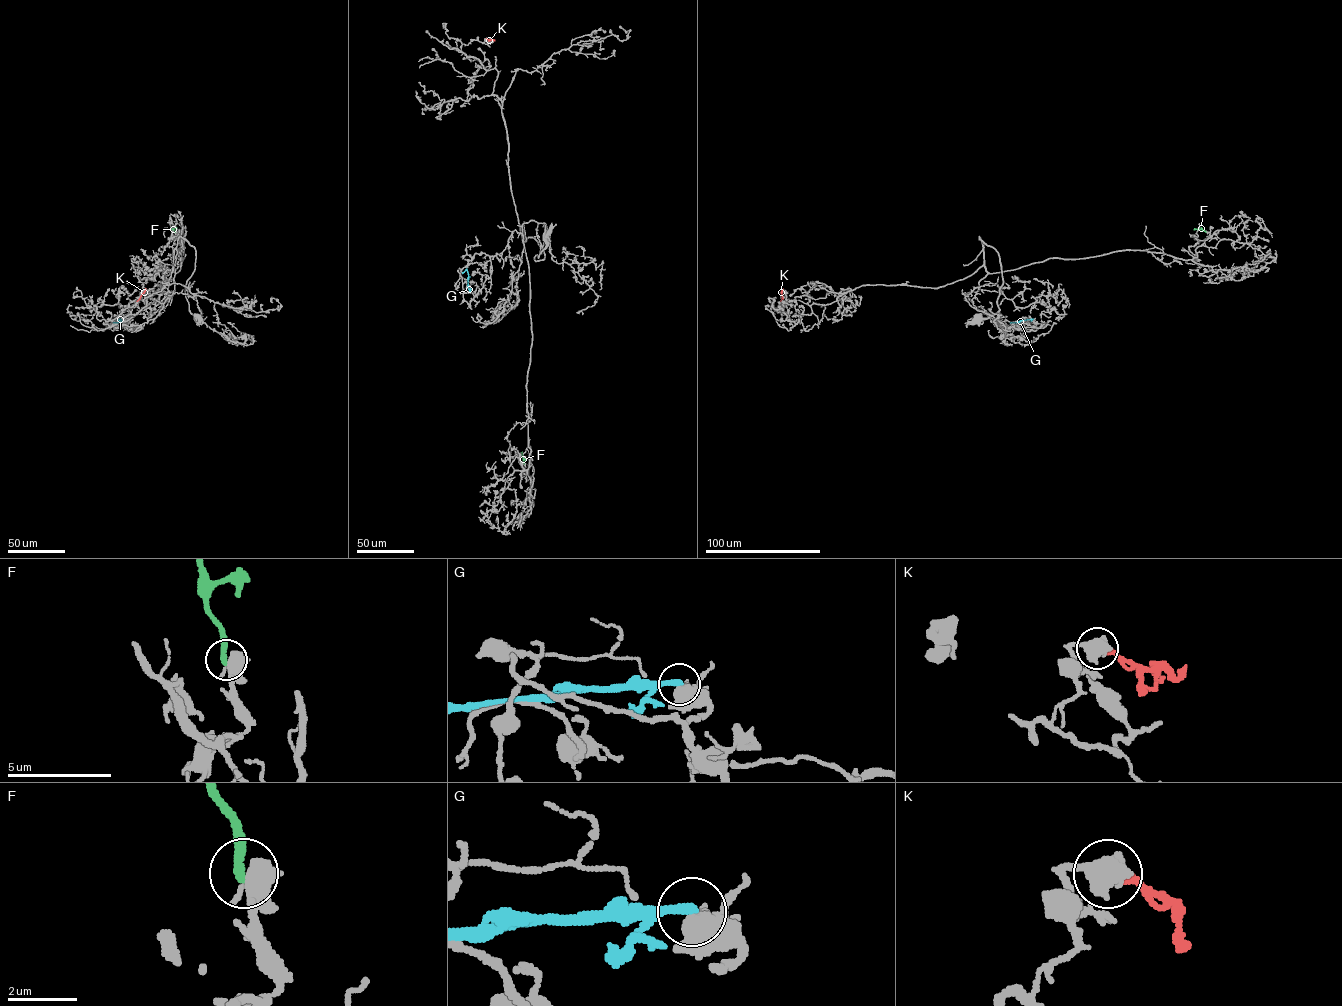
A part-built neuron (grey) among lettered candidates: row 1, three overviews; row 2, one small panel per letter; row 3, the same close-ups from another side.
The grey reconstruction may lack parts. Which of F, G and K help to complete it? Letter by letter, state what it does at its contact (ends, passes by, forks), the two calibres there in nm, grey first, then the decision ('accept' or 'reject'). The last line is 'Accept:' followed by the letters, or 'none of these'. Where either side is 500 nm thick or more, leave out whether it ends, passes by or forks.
F: it ends | 440/280 nm | reject
G: 700/280 nm | reject
K: 700/320 nm | reject
Accept: none of these

